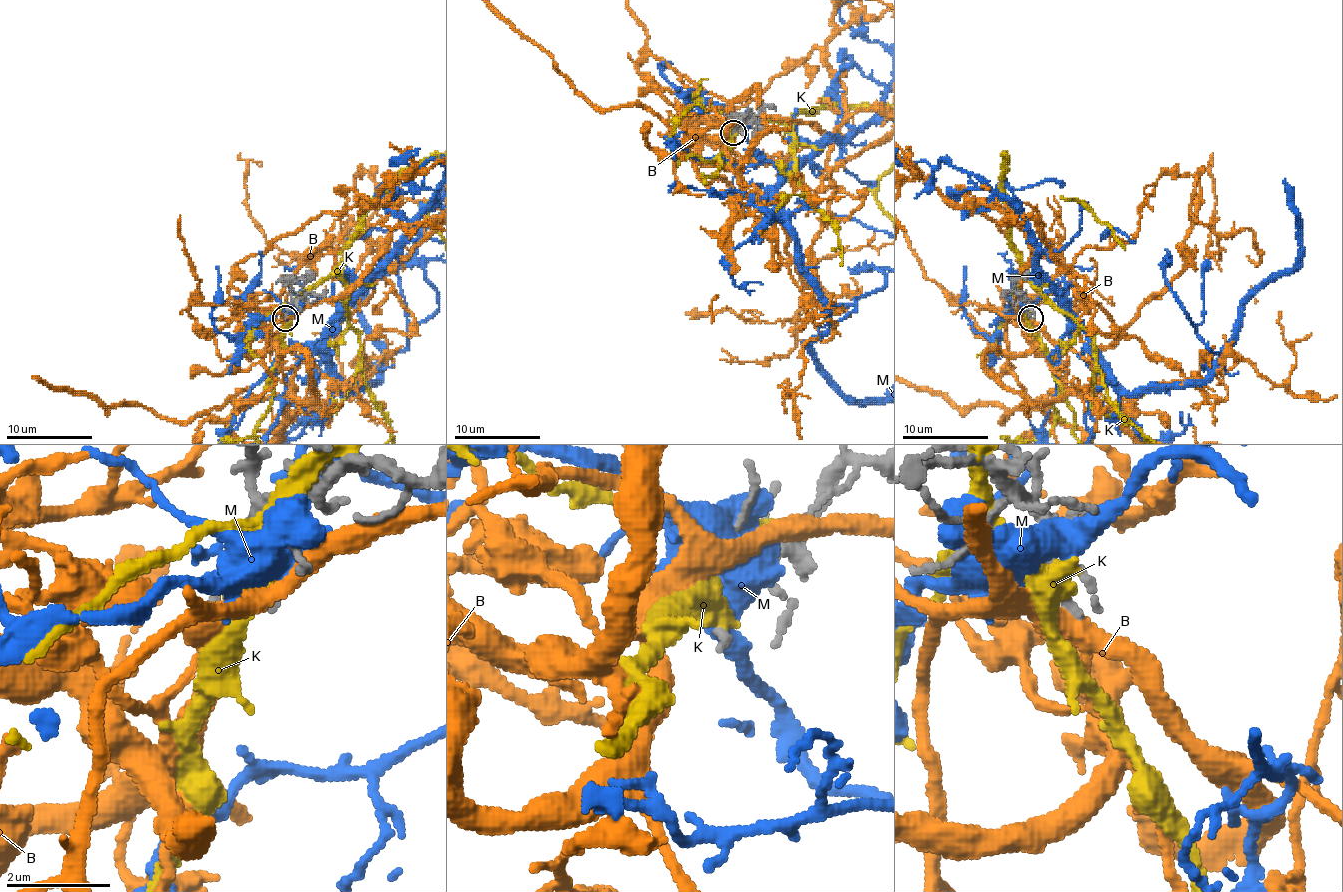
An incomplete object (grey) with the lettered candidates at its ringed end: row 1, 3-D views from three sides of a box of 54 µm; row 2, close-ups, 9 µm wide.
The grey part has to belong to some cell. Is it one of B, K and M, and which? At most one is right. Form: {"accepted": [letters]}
{"accepted": ["B"]}

